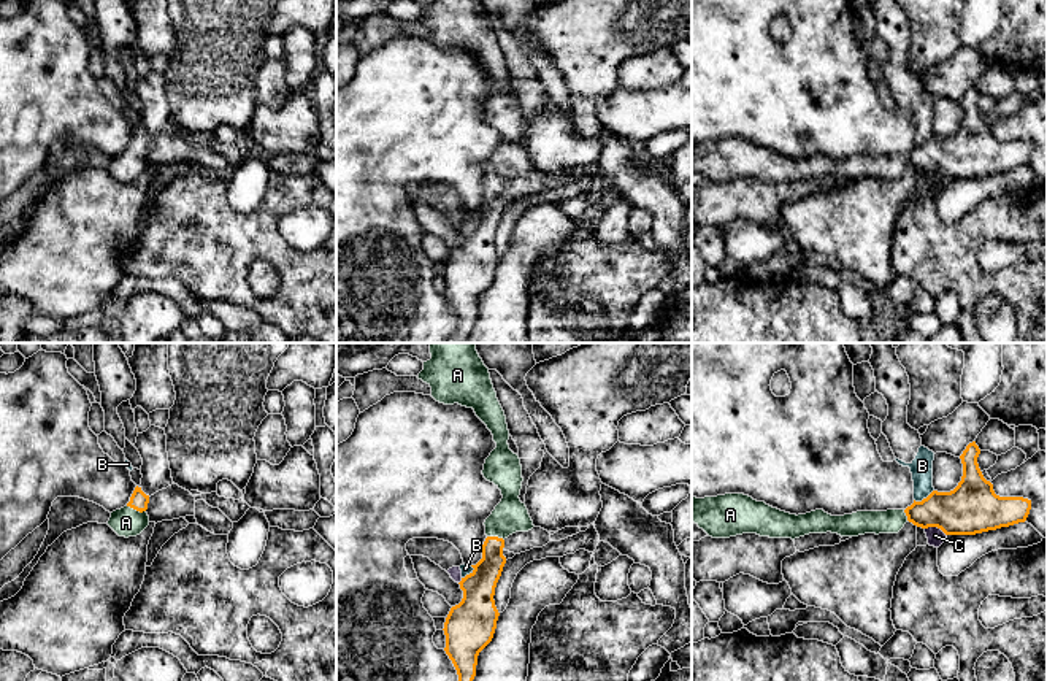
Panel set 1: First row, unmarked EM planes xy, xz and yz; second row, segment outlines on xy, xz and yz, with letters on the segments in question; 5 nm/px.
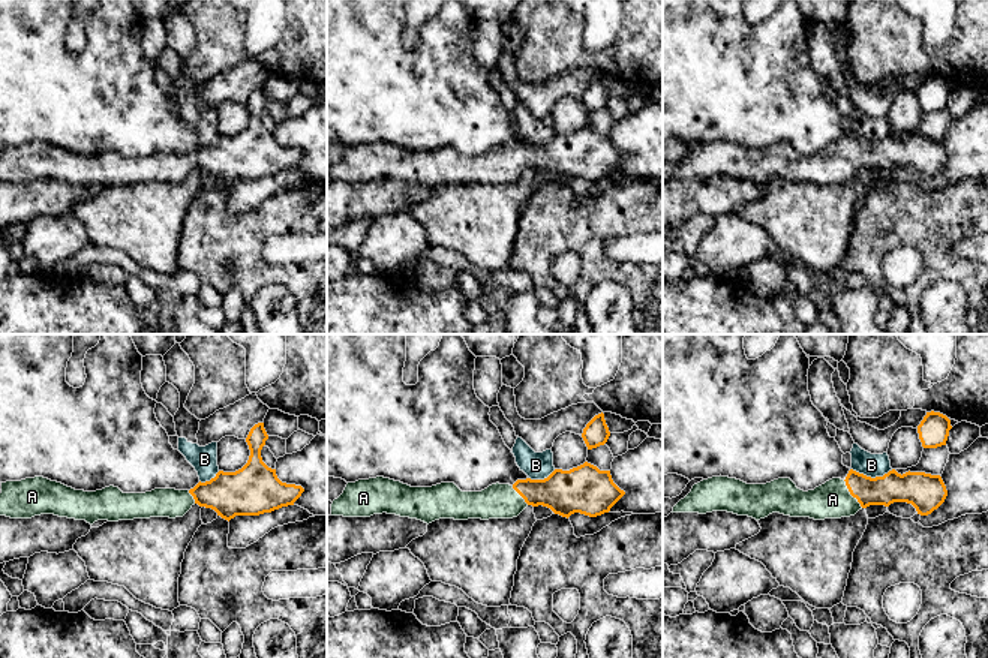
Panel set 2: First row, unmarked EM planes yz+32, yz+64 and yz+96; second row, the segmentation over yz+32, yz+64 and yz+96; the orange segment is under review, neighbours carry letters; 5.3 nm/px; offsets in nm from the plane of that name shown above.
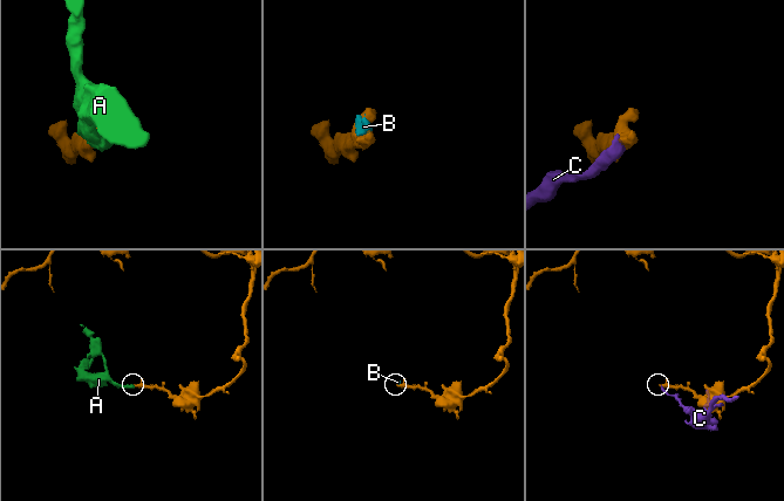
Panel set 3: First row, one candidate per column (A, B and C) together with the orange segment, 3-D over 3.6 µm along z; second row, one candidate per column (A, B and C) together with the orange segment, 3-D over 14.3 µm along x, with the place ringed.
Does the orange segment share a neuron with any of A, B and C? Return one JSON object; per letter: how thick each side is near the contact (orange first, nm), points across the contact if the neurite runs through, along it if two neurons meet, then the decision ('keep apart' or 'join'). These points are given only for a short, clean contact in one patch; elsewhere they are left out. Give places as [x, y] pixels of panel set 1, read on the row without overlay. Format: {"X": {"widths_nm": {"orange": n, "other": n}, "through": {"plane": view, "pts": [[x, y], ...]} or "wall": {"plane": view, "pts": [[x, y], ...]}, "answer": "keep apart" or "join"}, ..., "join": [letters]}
{"A": {"widths_nm": {"orange": 90, "other": 140}, "through": {"plane": "xy", "pts": [[138, 145], [137, 154], [126, 167]]}, "answer": "join"}, "B": {"widths_nm": {"orange": 260, "other": 110}, "wall": {"plane": "yz", "pts": [[933, 134], [920, 145], [914, 145]]}, "answer": "keep apart"}, "C": {"widths_nm": {"orange": 260, "other": 90}, "answer": "keep apart"}, "join": ["A"]}

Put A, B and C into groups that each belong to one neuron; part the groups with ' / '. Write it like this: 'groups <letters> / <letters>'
groups A / B C

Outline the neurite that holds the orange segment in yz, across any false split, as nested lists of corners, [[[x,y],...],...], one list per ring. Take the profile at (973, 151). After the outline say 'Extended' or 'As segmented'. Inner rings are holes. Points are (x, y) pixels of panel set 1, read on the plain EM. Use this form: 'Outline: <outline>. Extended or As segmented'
Outline: [[[976,86],[969,87],[960,100],[963,121],[958,130],[950,137],[933,135],[906,154],[857,156],[844,160],[815,154],[796,160],[744,138],[725,138],[692,141],[692,167],[712,183],[757,178],[792,184],[826,176],[841,181],[898,178],[907,165],[922,173],[938,171],[945,179],[976,179],[1025,167],[1031,144],[996,140],[979,113],[979,98]]]. Extended

